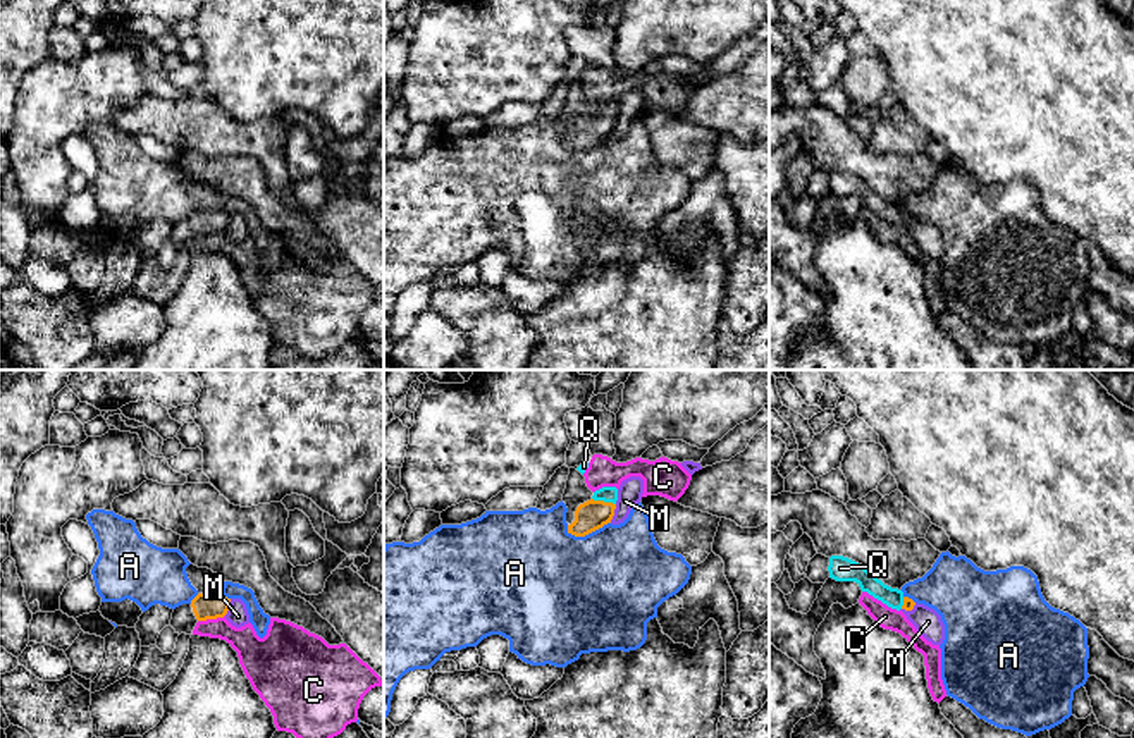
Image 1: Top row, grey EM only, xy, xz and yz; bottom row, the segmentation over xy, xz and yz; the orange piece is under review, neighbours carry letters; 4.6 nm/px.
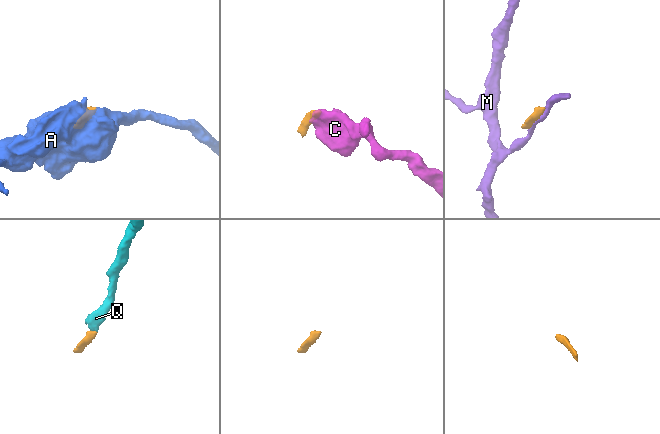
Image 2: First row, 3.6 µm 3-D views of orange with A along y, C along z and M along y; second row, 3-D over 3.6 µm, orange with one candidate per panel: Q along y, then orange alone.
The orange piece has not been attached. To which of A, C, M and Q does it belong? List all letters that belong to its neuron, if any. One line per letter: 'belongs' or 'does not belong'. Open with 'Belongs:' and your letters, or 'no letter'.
Belongs: Q
A: does not belong
C: does not belong
M: does not belong
Q: belongs

